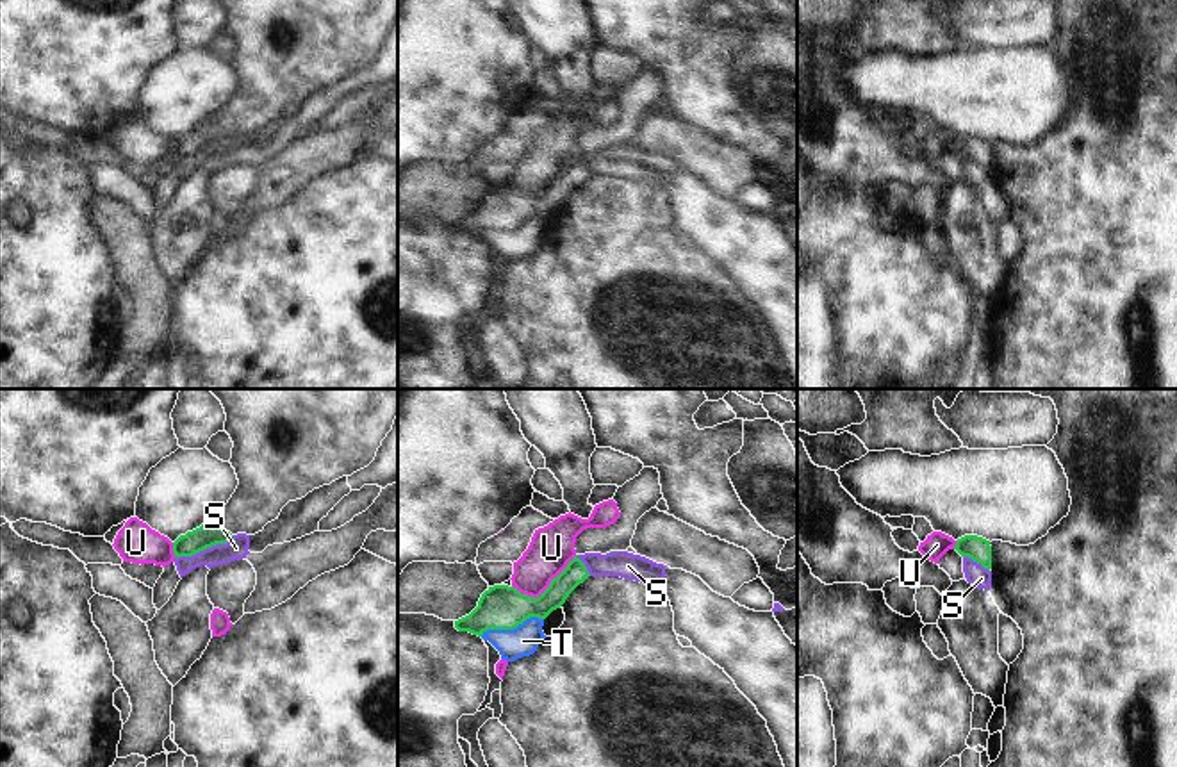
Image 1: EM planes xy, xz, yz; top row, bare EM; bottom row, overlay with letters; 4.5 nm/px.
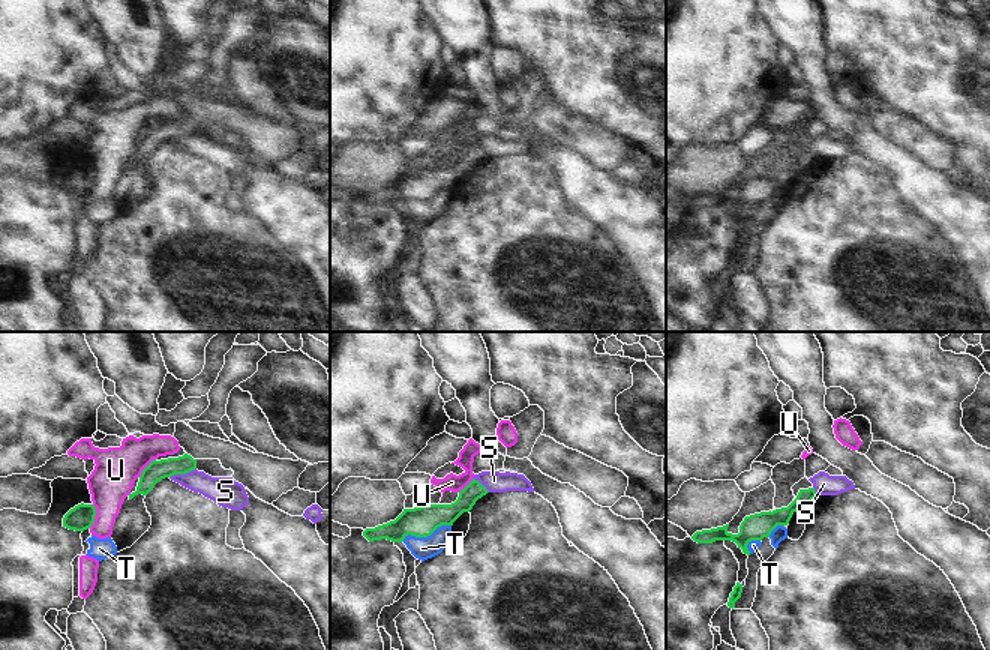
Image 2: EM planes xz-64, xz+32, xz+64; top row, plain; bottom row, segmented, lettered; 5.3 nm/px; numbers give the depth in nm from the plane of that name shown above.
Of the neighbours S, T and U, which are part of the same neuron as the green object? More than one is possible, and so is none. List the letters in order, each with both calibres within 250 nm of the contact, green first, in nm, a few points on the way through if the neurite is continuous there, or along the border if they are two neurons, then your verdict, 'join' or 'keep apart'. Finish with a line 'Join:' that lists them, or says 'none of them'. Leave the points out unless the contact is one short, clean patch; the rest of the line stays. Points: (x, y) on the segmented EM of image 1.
S: calibres 110 and 100 nm; border xy (234, 536), (225, 543), (216, 543), (175, 559); keep apart
T: calibres 200 and 140 nm; border xz (543, 618), (526, 618), (512, 628), (487, 628), (480, 635); keep apart
U: calibres 200 and 200 nm; keep apart
Join: none of them

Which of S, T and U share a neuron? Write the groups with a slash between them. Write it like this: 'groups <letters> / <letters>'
groups S / T / U

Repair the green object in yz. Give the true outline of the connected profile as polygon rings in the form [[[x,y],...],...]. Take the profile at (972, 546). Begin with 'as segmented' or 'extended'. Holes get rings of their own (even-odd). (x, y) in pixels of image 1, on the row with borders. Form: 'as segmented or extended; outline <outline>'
as segmented; outline [[[965,535],[956,540],[954,549],[961,557],[968,557],[974,562],[981,564],[984,569],[992,569],[992,546],[990,540],[977,535]]]

